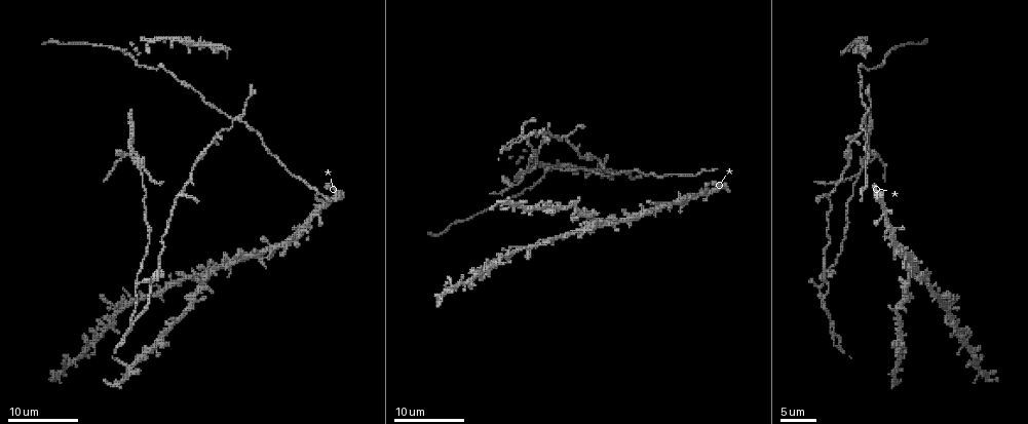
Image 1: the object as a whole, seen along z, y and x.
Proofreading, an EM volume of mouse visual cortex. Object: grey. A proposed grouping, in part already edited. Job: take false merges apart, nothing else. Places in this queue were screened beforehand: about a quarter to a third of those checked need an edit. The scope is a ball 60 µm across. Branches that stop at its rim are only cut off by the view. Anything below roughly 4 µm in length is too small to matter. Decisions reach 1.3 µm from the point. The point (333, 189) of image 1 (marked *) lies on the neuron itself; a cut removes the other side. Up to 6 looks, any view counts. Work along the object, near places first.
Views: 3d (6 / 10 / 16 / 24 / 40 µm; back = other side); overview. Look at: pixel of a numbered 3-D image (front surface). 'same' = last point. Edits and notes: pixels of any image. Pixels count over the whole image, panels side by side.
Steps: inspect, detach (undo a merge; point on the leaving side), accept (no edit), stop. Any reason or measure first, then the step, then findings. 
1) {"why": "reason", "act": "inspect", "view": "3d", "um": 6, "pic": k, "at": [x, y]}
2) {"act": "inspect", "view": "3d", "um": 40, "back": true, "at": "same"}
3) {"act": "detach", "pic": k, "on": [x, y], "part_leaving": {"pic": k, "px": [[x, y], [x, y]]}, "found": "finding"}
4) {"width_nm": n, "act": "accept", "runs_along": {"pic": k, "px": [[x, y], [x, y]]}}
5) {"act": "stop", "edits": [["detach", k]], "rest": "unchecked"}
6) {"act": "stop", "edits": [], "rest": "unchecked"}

{"why": "branch point", "act": "inspect", "view": "3d", "um": 10, "pic": 1, "at": [593, 221]}

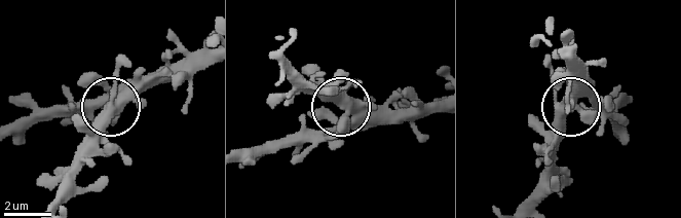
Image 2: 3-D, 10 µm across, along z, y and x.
{"width_nm": 430, "act": "accept", "runs_along": {"pic": 2, "px": [[439, 104], [350, 110], [311, 76]]}, "found": "one neuron here"}

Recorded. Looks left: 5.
{"act": "inspect", "view": "3d", "um": 6, "pic": 1, "at": [233, 120]}

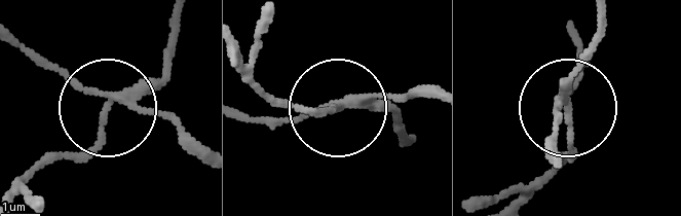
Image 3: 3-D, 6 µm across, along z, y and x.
{"width_nm": 180, "act": "detach", "pic": 3, "on": [168, 64], "part_leaving": {"pic": 3, "px": [[119, 100], [92, 145], [34, 175], [11, 204]]}, "found": "two neurons meet here"}

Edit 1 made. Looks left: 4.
{"why": "see it whole again", "act": "inspect", "view": "overview"}

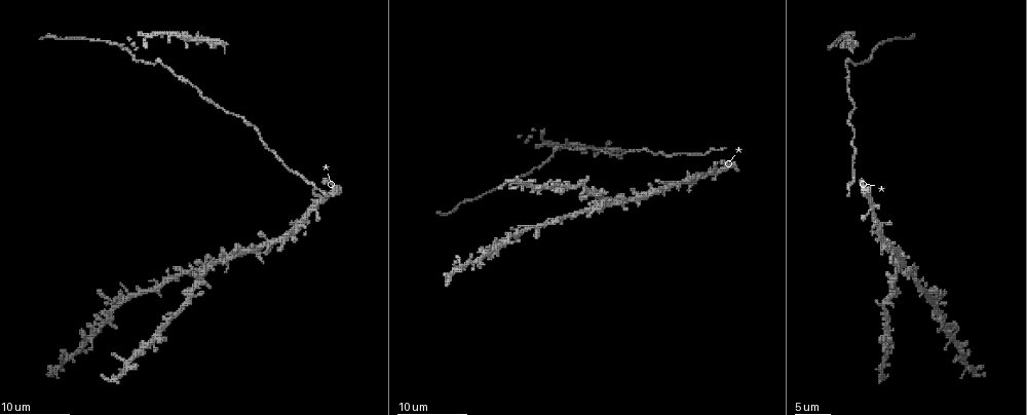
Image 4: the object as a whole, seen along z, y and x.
{"act": "inspect", "view": "3d", "um": 10, "pic": 4, "at": [849, 75]}

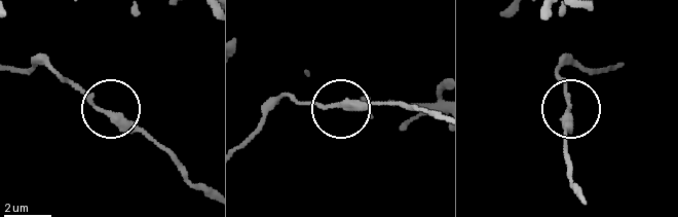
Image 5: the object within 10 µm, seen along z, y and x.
{"act": "inspect", "view": "3d", "um": 6, "pic": 5, "at": [333, 105]}

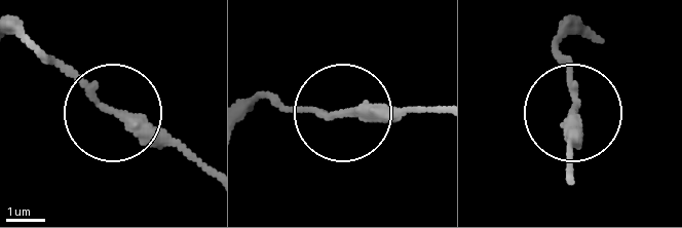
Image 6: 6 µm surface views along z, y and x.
{"width_nm": 270, "act": "accept", "runs_along": {"pic": 6, "px": [[570, 175], [576, 103], [557, 28]]}, "found": "continuous, no second neuron"}

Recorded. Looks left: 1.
{"act": "stop", "edits": [["detach", 3]], "rest": "unchecked"}

